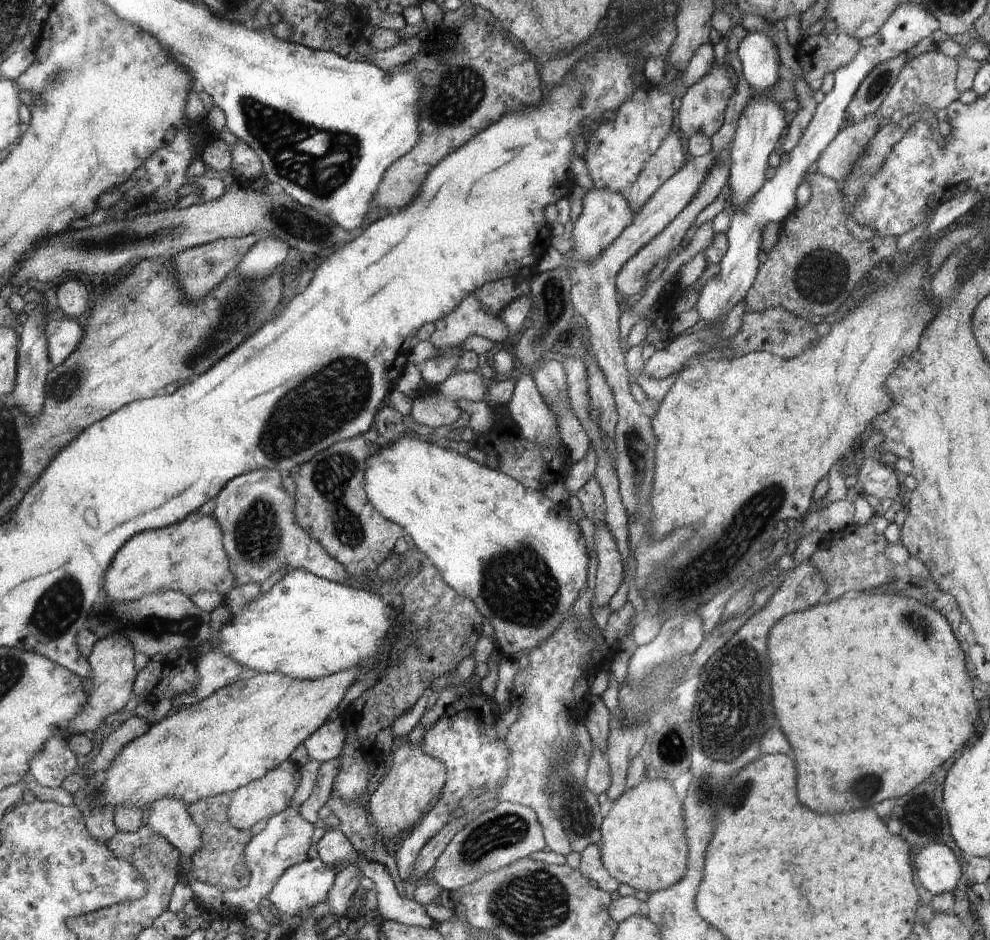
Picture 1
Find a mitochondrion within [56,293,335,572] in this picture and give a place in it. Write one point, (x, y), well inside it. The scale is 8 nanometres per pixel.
(257, 534)

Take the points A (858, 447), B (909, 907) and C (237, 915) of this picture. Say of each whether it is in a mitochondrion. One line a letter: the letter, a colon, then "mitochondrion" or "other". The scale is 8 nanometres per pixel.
A: other
B: other
C: other

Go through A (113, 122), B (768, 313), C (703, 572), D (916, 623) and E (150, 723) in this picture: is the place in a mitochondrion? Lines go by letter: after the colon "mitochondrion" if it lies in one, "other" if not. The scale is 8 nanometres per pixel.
A: other
B: other
C: mitochondrion
D: mitochondrion
E: other

